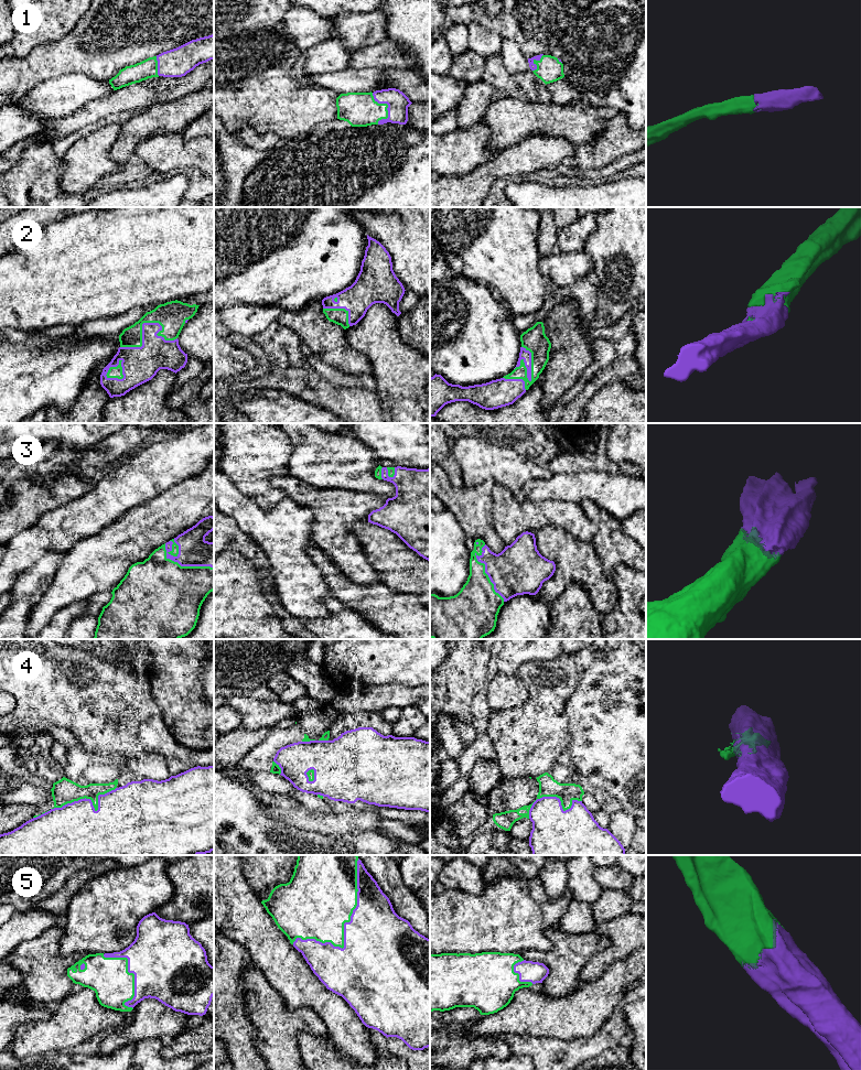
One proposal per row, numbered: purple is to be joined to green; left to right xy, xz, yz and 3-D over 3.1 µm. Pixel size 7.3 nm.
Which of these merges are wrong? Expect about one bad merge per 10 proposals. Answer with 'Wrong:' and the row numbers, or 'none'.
Wrong: none

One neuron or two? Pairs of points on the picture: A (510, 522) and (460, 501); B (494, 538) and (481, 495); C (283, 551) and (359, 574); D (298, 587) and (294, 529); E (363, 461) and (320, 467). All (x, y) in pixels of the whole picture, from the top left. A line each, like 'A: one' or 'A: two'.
A: two
B: one
C: two
D: one
E: one

